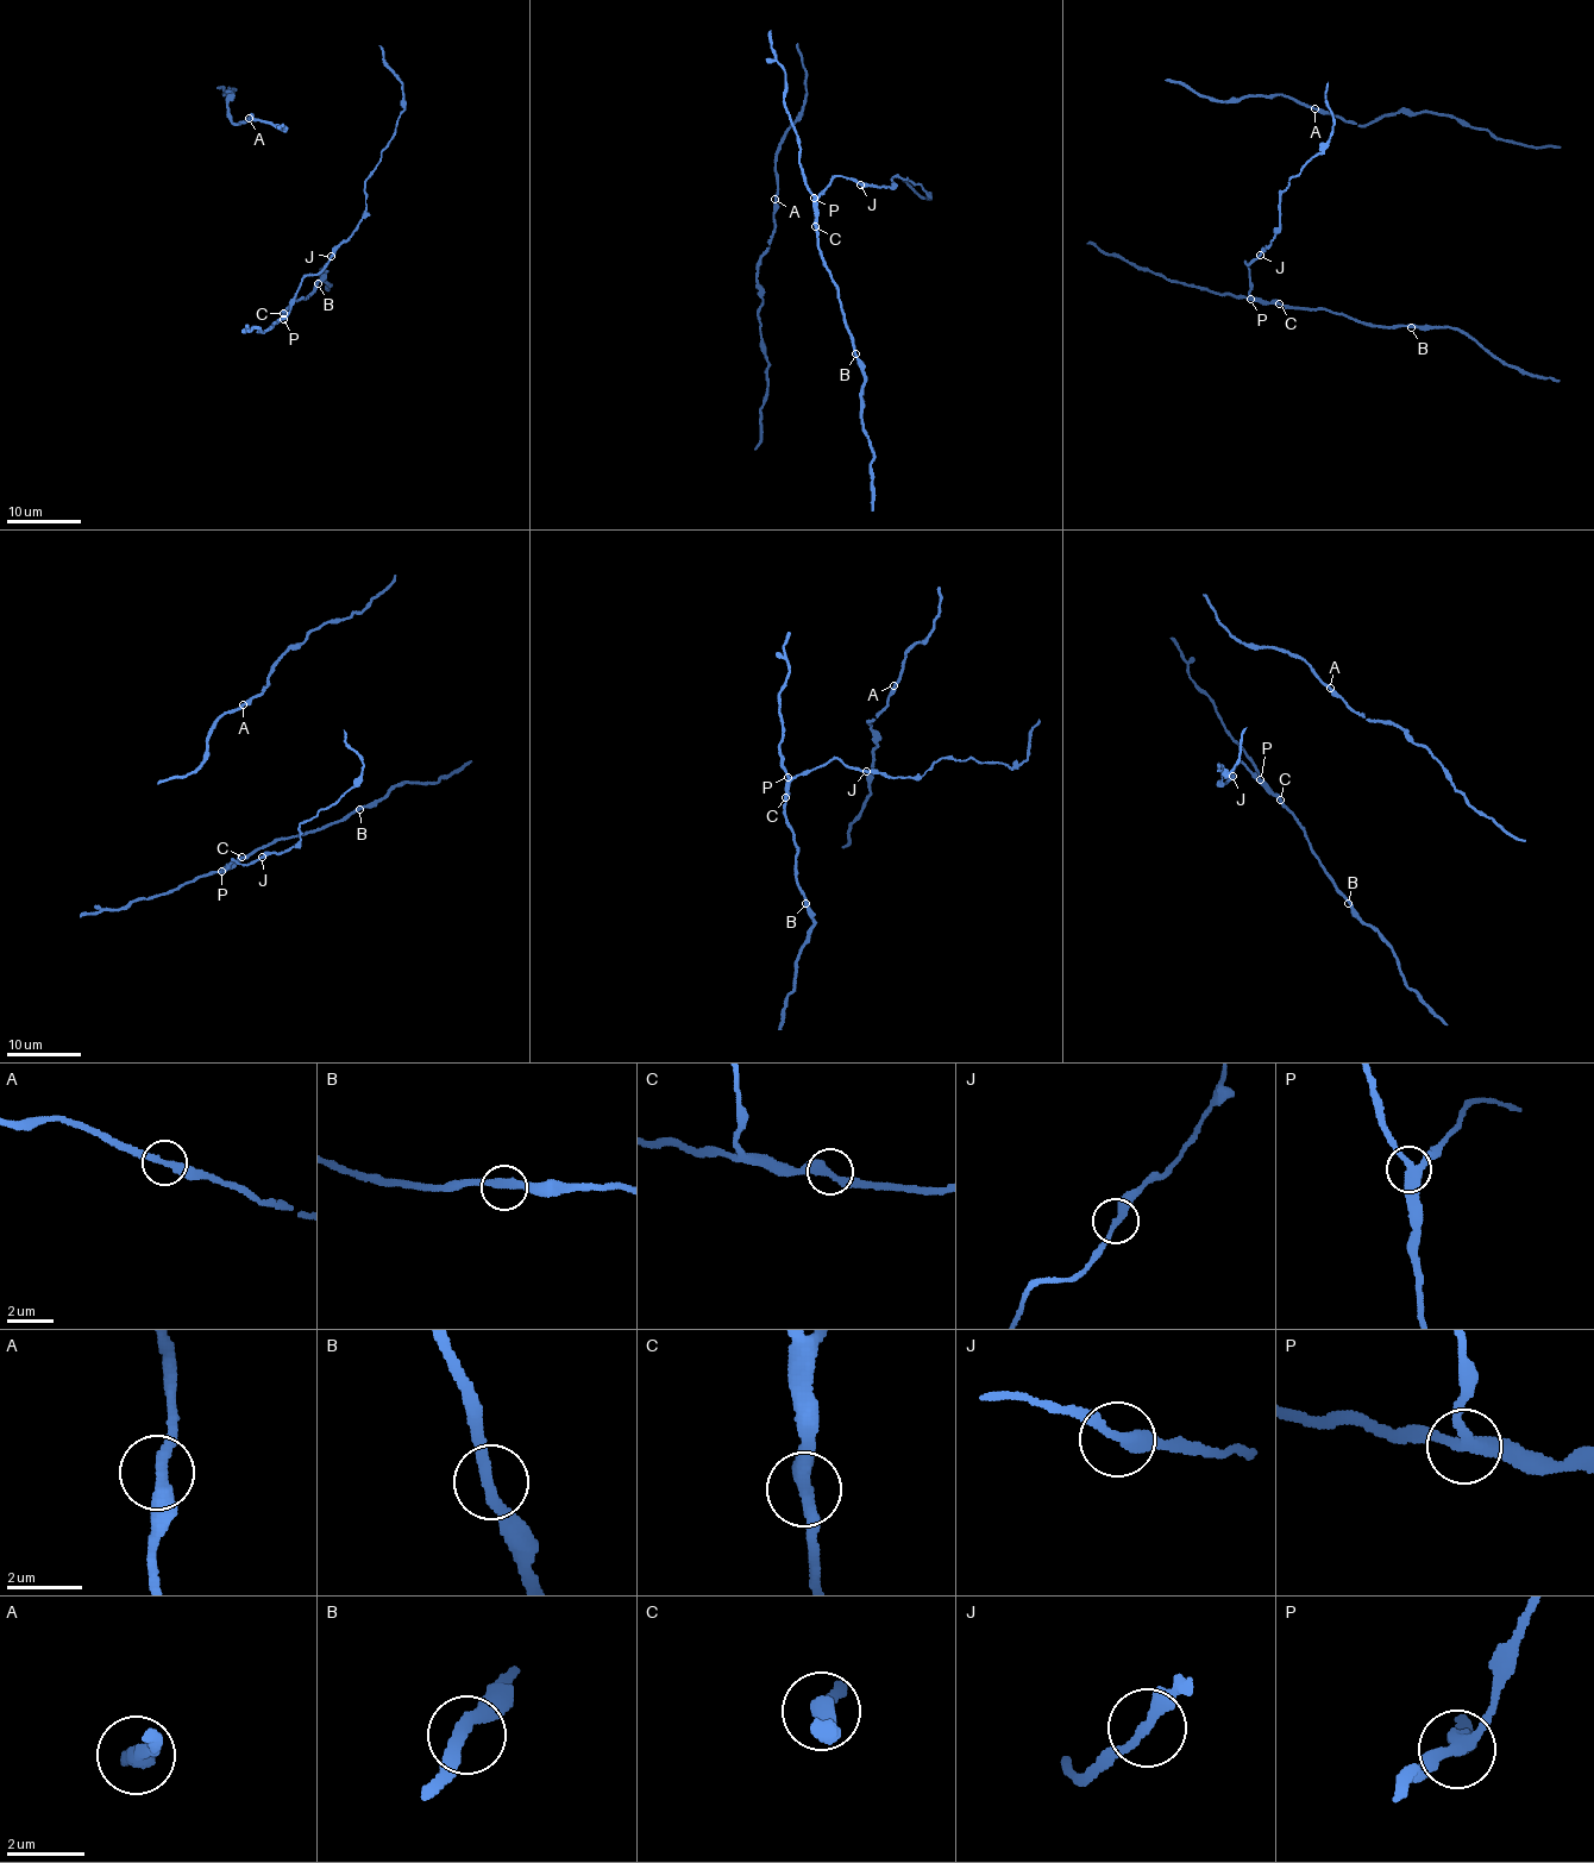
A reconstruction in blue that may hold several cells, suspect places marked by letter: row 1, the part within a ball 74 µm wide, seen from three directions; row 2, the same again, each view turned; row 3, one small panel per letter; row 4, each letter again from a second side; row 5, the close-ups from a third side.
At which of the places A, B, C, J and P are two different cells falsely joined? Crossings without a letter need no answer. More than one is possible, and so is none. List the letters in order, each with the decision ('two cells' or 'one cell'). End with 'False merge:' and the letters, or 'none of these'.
A: one cell
B: one cell
C: one cell
J: one cell
P: one cell
False merge: none of these

